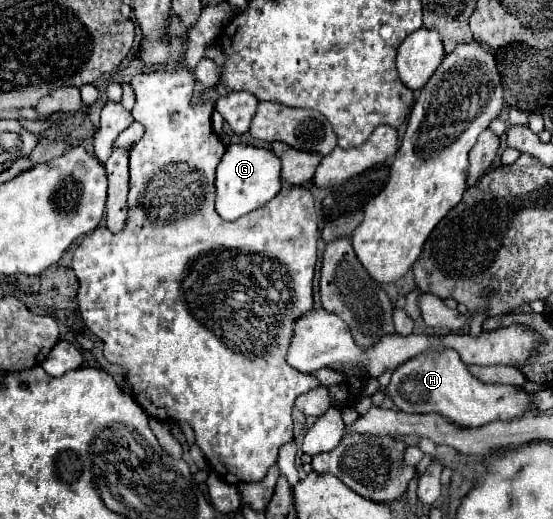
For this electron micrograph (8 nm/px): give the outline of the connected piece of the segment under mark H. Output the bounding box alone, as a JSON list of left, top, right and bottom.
[386,349,532,427]

